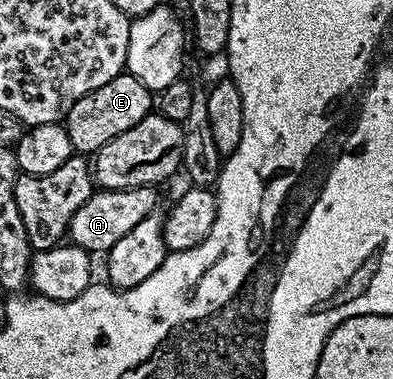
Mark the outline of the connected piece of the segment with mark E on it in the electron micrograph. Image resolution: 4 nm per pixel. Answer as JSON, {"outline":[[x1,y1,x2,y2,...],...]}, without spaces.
{"outline":[[125,72,114,76,114,80,106,80,102,88,94,88,94,92,86,92,82,100,78,100,69,108,62,125,70,136,73,151,80,156,92,156,102,148,102,144,110,144,114,136,122,136,122,132,134,128,138,120,153,113,153,110,153,91,148,90,146,84,142,84,142,80]]}

